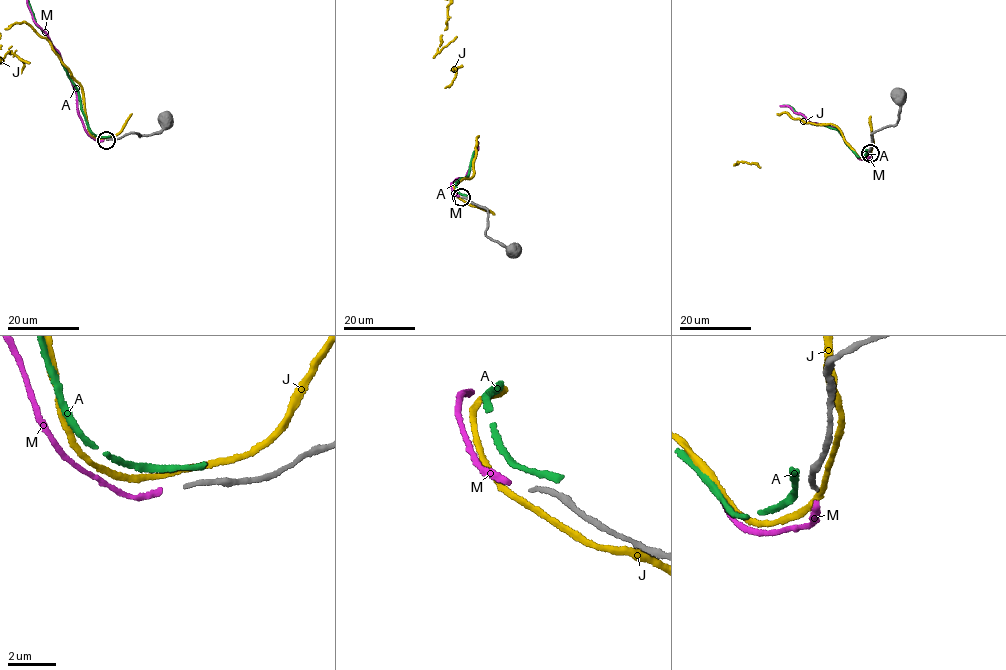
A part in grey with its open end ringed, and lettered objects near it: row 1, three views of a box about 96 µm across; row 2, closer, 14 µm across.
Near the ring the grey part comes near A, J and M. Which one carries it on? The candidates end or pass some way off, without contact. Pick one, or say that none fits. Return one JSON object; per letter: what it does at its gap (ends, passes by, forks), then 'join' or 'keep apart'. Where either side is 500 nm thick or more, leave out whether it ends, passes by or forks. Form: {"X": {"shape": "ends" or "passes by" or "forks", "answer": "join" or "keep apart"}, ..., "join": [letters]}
{"A": {"shape": "ends", "answer": "keep apart"}, "J": {"shape": "passes by", "answer": "keep apart"}, "M": {"shape": "ends", "answer": "join"}, "join": ["M"]}

